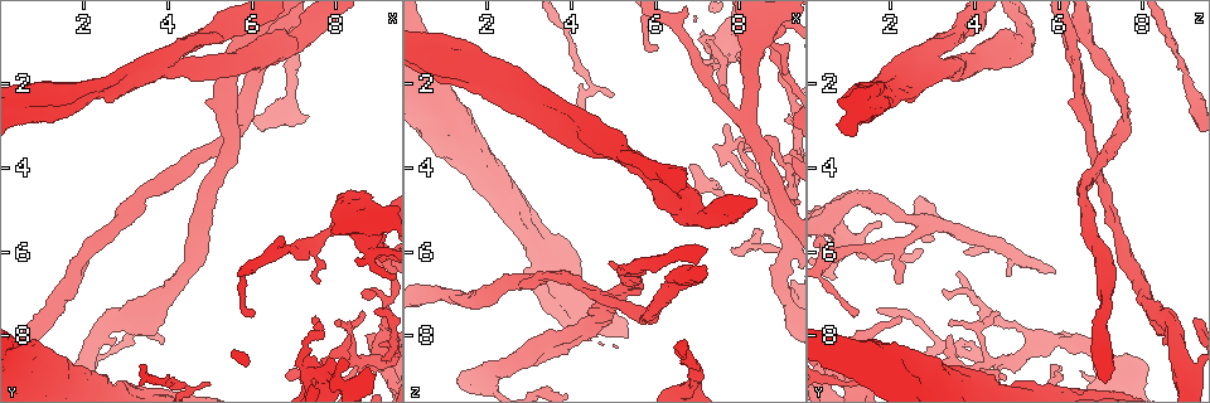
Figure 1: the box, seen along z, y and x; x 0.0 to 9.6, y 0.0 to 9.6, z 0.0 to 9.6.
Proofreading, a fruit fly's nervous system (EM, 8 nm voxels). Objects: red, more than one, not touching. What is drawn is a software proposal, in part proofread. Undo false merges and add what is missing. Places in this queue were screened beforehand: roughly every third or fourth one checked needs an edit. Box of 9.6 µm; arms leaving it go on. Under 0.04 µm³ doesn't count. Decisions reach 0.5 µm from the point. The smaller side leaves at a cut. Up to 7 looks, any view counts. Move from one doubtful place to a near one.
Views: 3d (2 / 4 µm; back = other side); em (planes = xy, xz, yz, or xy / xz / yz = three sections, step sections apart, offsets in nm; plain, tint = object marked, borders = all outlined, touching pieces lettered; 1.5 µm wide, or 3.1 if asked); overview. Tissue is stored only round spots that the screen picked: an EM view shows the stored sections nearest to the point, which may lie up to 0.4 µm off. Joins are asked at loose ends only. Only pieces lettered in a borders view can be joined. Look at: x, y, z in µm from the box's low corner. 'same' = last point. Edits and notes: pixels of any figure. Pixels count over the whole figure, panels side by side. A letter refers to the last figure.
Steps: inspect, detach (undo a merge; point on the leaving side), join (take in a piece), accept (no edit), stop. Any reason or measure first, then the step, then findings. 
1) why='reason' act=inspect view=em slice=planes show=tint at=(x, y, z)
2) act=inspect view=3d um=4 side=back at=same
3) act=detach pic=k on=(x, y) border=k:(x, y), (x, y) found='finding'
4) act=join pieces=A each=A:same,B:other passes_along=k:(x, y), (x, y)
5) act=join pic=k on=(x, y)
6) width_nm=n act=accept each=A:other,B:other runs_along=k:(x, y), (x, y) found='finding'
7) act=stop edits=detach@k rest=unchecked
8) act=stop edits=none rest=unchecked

why='tapers out' act=inspect view=em slice=planes show=borders at=(9.15, 8.55, 2.90)

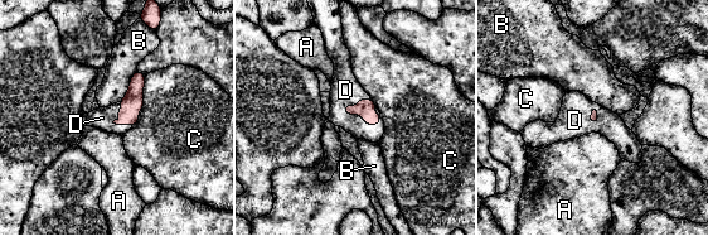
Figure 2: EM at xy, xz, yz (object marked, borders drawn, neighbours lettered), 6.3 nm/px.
act=join pieces=D each=A:other,B:other,C:other,D:same passes_along=2:(367, 107), (363, 118), (345, 90) found='the neuron continues'

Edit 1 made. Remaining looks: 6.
why='thin end' act=inspect view=em slice=planes show=borders at=(7.45, 7.60, 2.30)

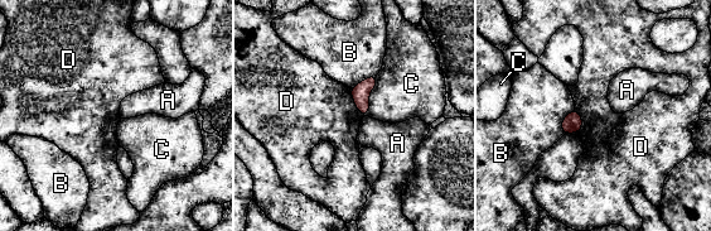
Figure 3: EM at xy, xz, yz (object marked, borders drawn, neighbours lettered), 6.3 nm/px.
width_nm=110 longest_contact=C:280nm act=accept each=A:other,B:other,C:other,D:other found='none of them fits'

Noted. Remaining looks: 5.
why='abrupt turn' act=inspect view=3d um=2 at=(7.70, 9.15, 1.10)

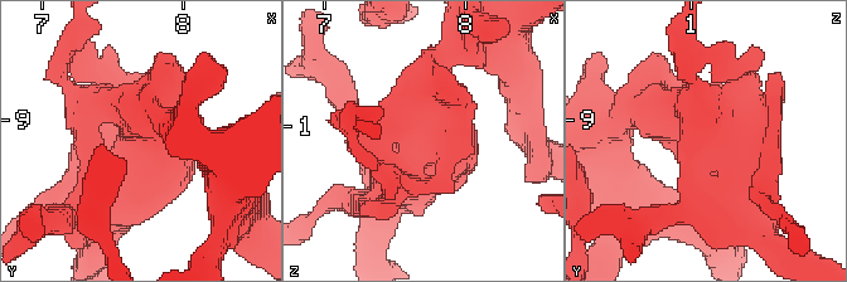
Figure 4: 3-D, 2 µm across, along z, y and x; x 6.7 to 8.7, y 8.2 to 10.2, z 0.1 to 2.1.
why='now the EM' act=inspect view=em um=3.1 slice=yz step=16 show=tint at=(7.70, 9.10, 1.10)

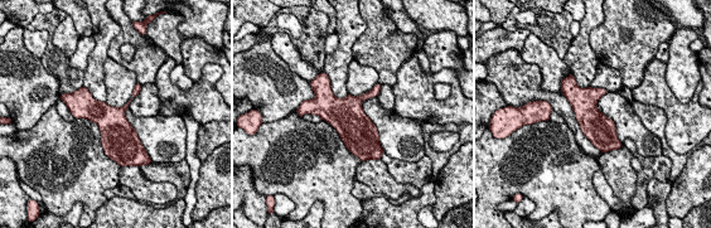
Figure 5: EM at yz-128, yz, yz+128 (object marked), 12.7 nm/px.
act=inspect view=em um=3.1 slice=planes show=borders at=same

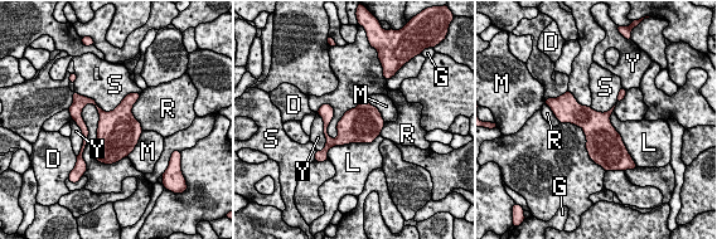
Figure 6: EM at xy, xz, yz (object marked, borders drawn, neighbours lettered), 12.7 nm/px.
width_nm=380 act=accept each=D:other,G:other,L:other,M:other,R:other,S:other,Y:other found='continuous, no second neuron'

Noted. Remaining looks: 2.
act=stop edits=join@2 rest=unchecked

